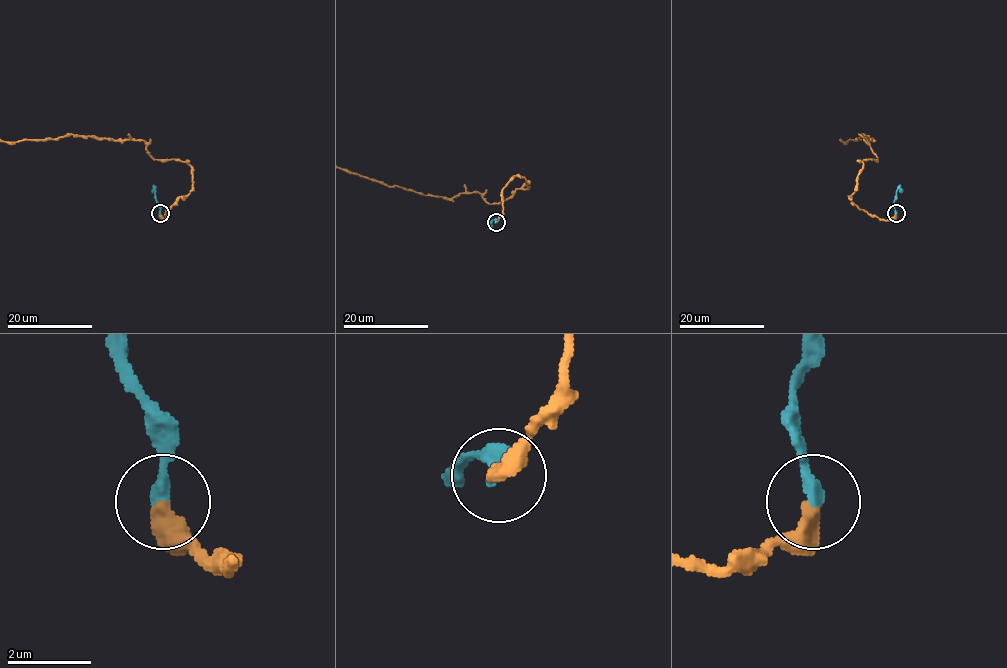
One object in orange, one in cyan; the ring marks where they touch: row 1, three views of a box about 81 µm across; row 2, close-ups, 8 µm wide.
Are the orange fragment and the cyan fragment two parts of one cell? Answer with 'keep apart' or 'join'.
join

